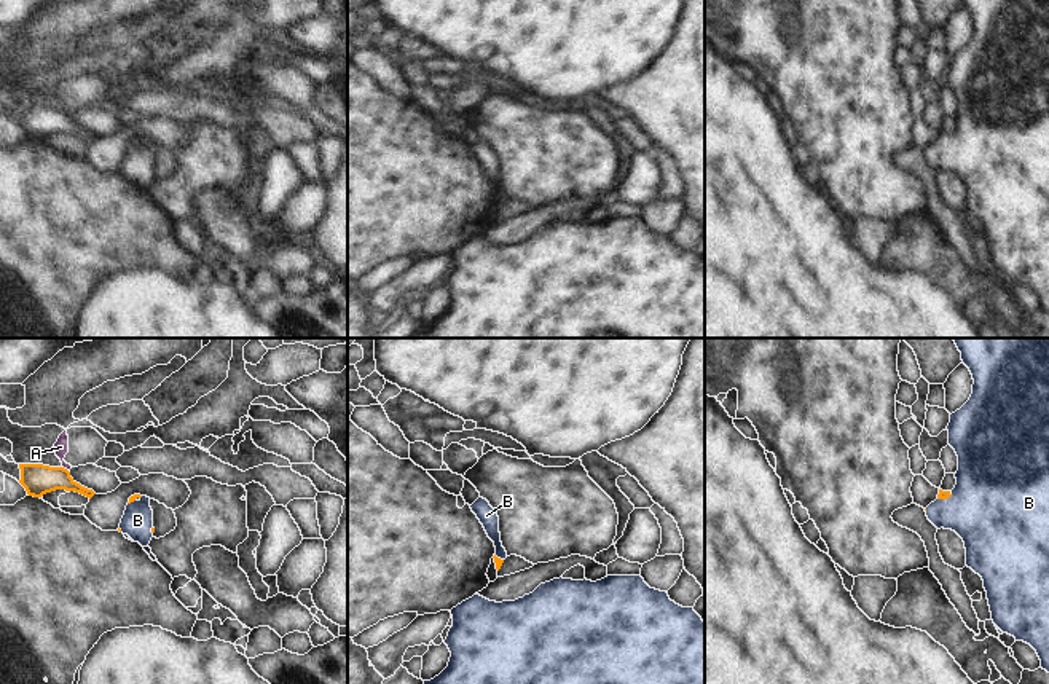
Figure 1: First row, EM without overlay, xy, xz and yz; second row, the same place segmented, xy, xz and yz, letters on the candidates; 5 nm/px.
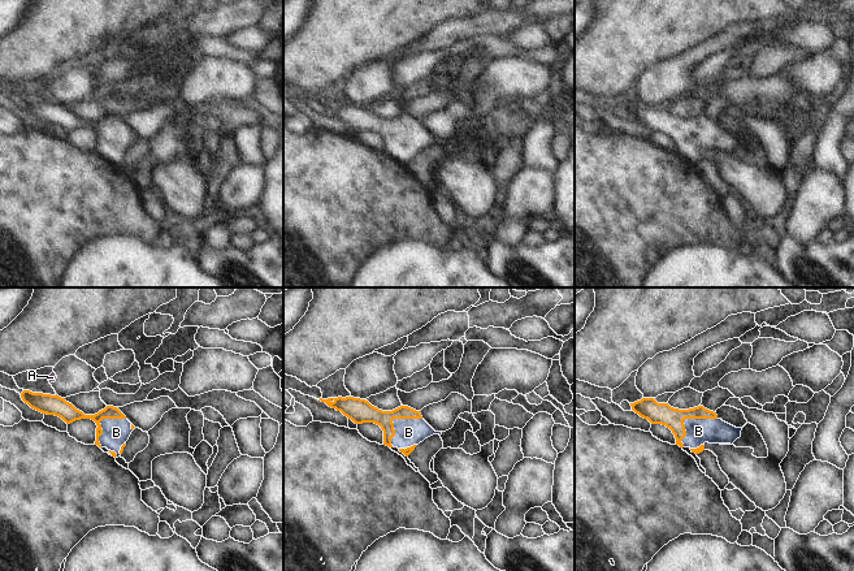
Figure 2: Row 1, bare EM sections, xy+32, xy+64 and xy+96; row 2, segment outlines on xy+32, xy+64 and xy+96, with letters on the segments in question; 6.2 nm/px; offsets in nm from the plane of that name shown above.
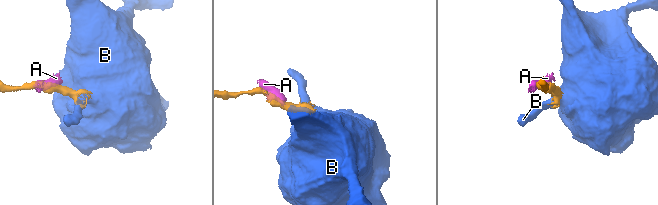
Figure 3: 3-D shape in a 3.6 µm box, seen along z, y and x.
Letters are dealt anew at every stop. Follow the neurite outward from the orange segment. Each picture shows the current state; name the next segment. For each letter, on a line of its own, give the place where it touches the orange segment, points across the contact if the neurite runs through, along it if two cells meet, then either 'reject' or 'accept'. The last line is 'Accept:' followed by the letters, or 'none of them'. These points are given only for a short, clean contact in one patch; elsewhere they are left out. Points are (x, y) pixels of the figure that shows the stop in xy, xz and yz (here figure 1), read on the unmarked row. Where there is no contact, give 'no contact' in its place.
A: contact xy (62, 110); border xy (61, 109), (67, 114); reject
B: contact yz (944, 141); way yz (942, 137), (944, 141), (954, 150), (992, 150); accept
Accept: B

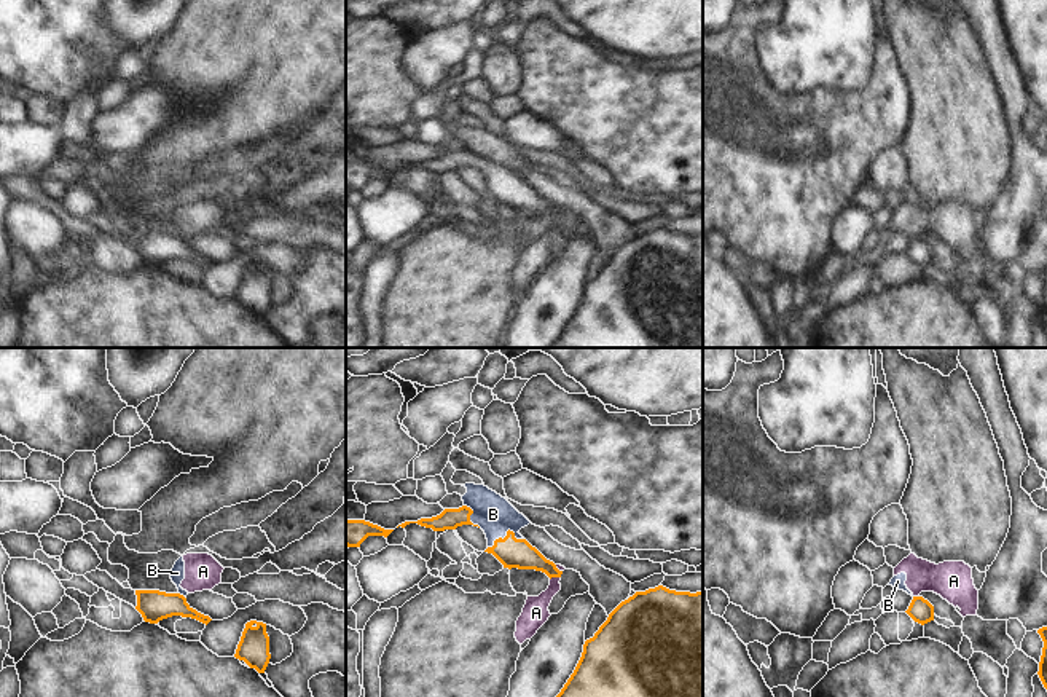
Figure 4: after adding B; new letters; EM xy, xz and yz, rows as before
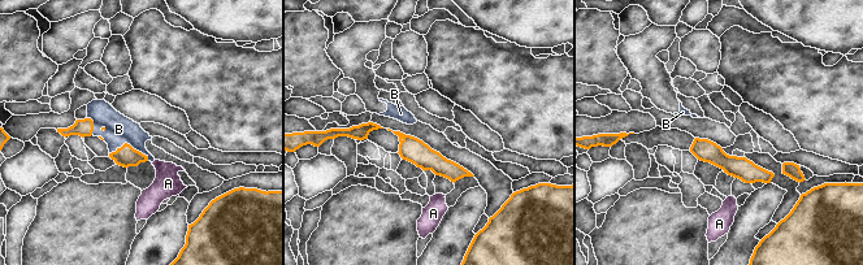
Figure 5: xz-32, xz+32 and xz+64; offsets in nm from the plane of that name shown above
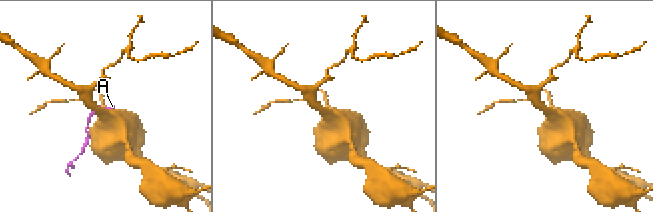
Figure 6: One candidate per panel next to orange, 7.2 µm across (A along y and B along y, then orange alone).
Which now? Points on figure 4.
A: contact xz (555, 219); reject
B: contact xz (507, 177); border xz (523, 181), (517, 181), (509, 173), (488, 190); reject
Accept: none of them

